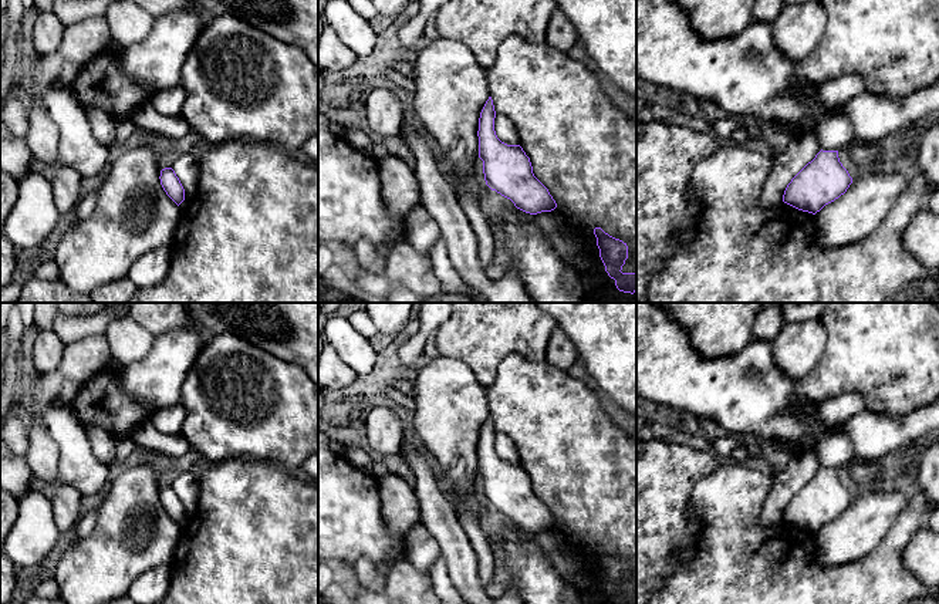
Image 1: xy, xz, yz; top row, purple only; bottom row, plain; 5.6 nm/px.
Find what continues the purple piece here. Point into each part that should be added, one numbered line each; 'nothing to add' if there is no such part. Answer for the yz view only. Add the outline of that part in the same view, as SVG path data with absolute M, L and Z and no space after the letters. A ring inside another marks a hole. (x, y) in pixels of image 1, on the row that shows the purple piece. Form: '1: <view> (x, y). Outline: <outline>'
1: yz (803, 148). Outline: M801 132L791 136L788 146L773 159L773 166L760 195L766 209L783 203L783 195L791 179L821 151L814 134Z

